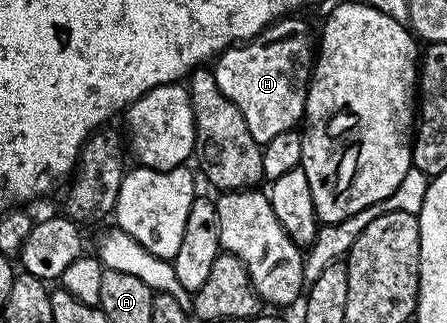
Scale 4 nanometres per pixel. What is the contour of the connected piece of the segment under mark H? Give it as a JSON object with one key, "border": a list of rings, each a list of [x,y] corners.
{"border":[[[298,18],[269,24],[259,36],[227,48],[212,64],[216,86],[244,114],[252,138],[263,146],[276,134],[297,129],[306,114],[306,92],[316,59],[316,32],[304,21],[294,19]]]}

